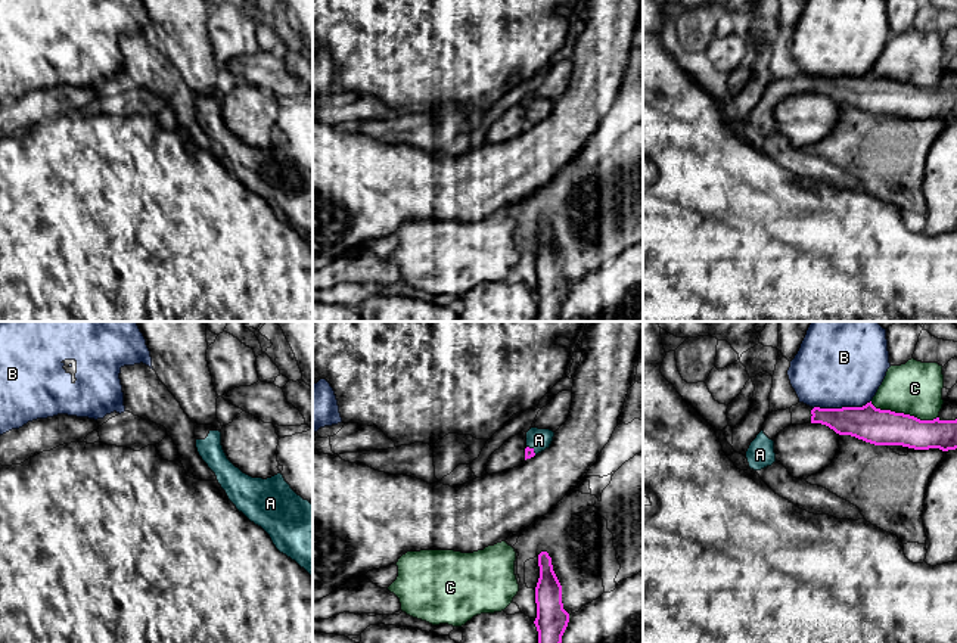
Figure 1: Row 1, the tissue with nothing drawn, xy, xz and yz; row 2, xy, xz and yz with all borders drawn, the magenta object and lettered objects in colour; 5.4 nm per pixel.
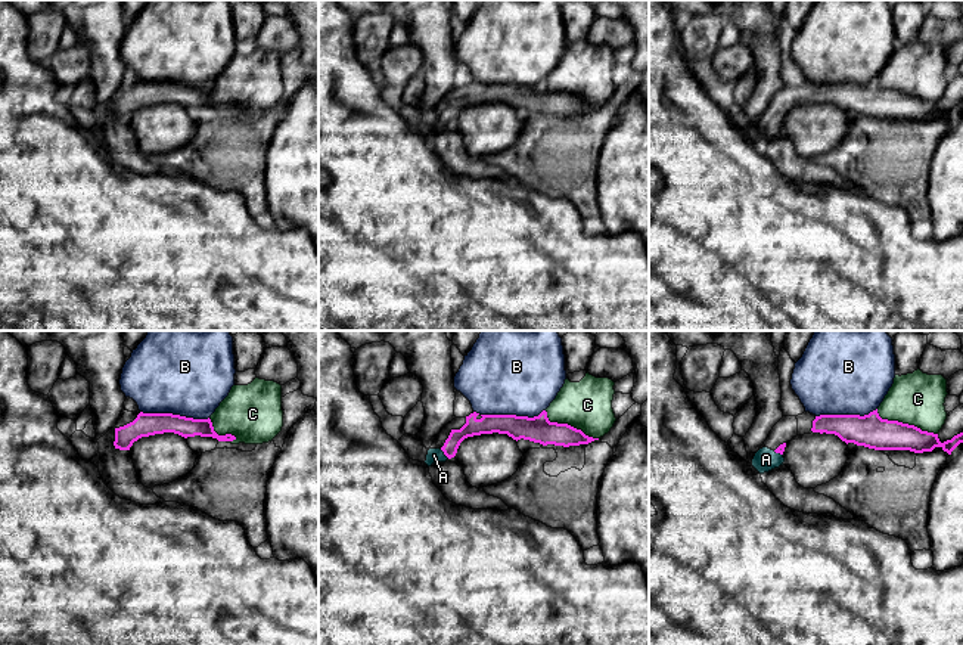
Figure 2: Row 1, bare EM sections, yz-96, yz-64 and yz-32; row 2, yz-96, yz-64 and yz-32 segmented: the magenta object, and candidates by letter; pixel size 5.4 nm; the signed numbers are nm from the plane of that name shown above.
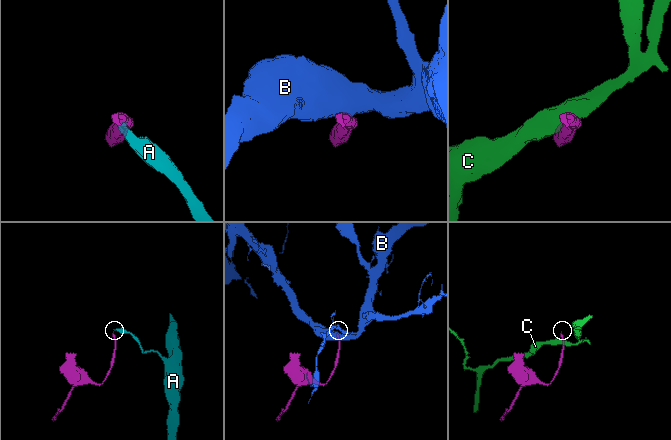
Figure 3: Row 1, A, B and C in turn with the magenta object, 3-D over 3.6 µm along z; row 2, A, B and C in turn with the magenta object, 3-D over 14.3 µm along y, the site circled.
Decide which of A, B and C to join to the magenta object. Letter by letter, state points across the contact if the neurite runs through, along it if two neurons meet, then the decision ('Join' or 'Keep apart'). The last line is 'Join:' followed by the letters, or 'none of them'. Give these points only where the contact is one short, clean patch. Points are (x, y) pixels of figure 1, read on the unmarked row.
A: Path across: xz (530, 123), (533, 120), (538, 109). Join
B: Boundary: yz (870, 70), (861, 75), (813, 78). Keep apart
C: Boundary: yz (870, 71), (876, 77), (909, 83), (920, 89), (937, 87). Keep apart
Join: A

